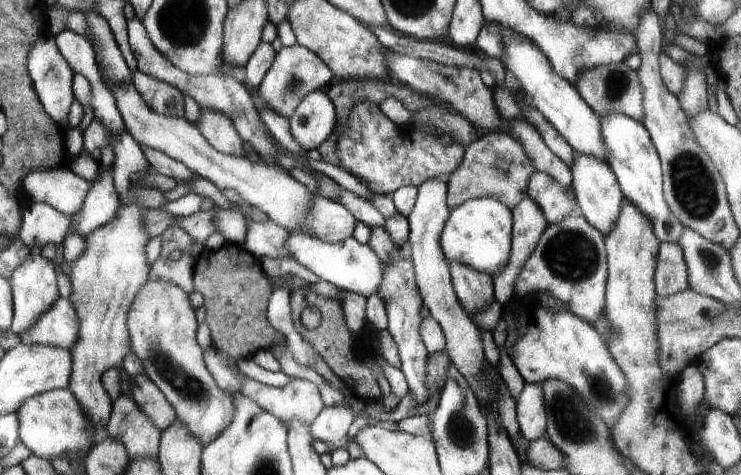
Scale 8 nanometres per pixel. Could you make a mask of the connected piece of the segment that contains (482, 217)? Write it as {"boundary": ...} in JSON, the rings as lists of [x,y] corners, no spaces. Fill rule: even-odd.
{"boundary":[[[478,197],[450,211],[444,223],[439,245],[448,265],[462,263],[472,270],[492,276],[503,273],[510,262],[514,211],[492,197]]]}

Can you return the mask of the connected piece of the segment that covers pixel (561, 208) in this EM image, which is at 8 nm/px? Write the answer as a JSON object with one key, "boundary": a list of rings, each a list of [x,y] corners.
{"boundary":[[[536,172],[531,176],[528,194],[545,214],[548,225],[578,213],[577,198],[571,184],[570,187],[561,187],[544,172]]]}

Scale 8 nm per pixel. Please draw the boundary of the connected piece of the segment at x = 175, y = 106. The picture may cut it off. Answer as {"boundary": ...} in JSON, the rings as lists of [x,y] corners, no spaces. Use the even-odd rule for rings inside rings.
{"boundary":[[[138,69],[131,78],[139,93],[143,95],[144,102],[158,114],[171,117],[186,117],[187,98],[183,92],[171,84],[162,82],[157,78],[148,76]]]}

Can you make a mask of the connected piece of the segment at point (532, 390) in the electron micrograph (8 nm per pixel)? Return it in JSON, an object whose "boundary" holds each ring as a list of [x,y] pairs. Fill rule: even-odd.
{"boundary":[[[526,383],[515,403],[521,435],[527,441],[546,437],[547,415],[542,386]]]}

